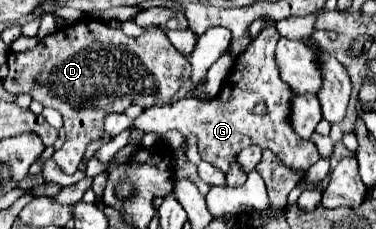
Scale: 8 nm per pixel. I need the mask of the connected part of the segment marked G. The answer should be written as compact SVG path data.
M270 22L266 30L254 42L250 42L250 46L236 58L229 76L226 76L228 86L222 86L216 100L202 104L198 100L188 98L168 106L146 108L134 121L126 114L110 112L104 118L105 132L116 136L133 125L138 130L156 132L160 136L164 136L172 128L182 134L192 132L198 136L198 150L202 160L214 164L224 174L228 172L232 160L240 154L240 150L252 144L272 150L284 160L284 164L288 164L288 168L306 172L314 162L318 162L320 154L312 140L302 140L290 126L290 104L294 92L278 76L278 66L274 60L278 38L280 34Z

